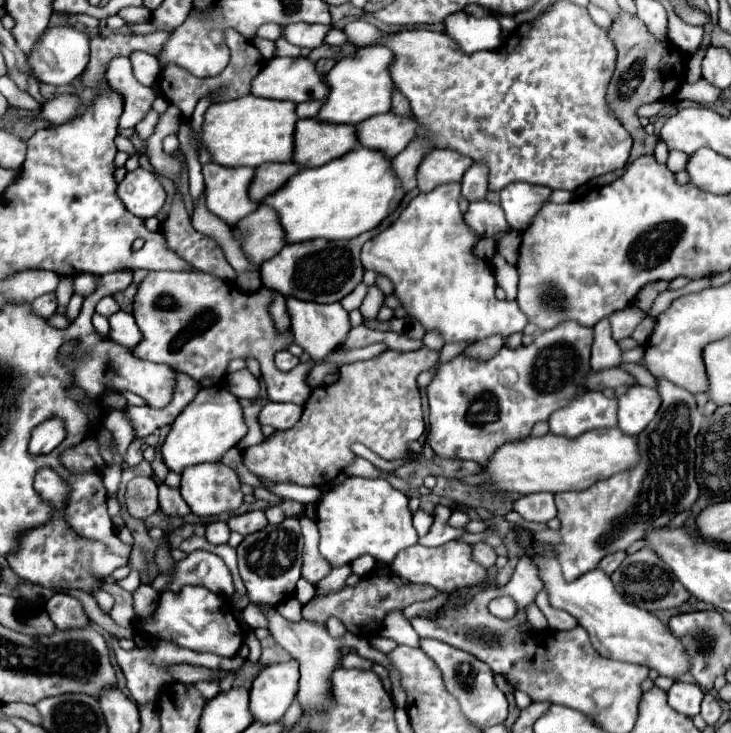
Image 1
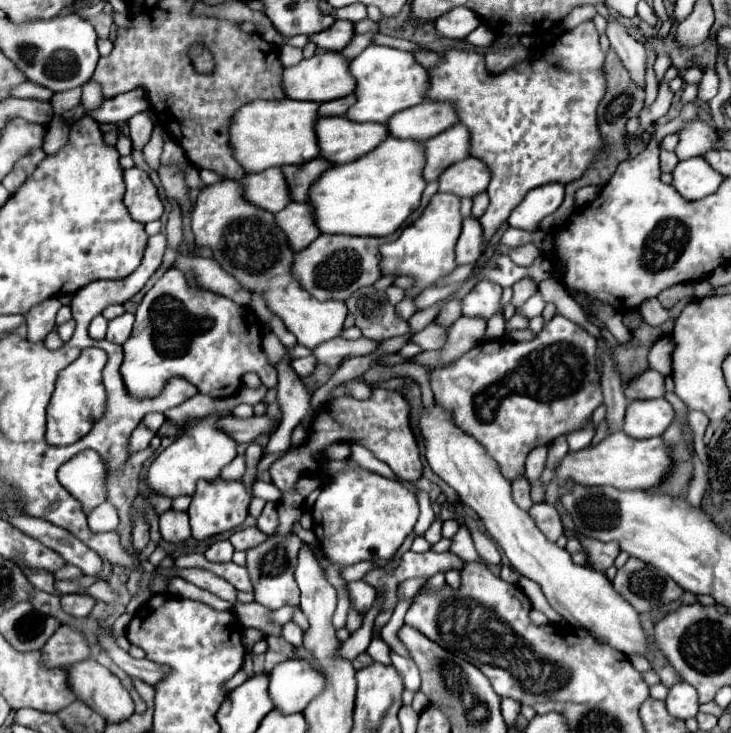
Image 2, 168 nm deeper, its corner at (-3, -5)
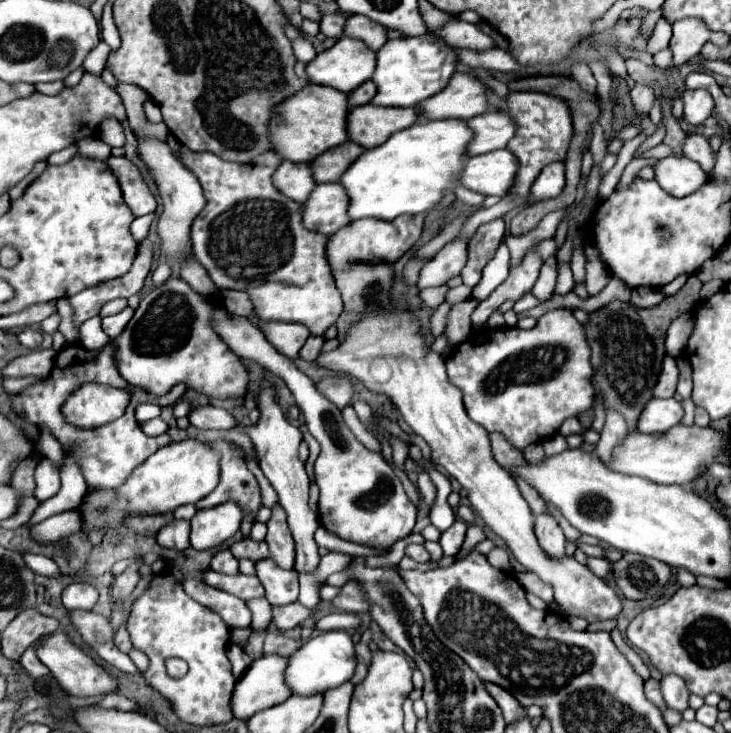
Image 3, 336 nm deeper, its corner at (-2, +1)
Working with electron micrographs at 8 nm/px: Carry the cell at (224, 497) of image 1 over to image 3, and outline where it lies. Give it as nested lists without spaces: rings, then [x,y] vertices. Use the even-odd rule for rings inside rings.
[[[234,501],[198,511],[192,519],[190,545],[198,551],[222,545],[240,529],[240,517],[240,509],[238,505],[234,505]]]

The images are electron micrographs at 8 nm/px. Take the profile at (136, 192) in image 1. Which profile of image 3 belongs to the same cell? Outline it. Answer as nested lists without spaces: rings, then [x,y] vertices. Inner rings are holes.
[[[108,157],[106,165],[112,171],[112,175],[116,175],[124,201],[136,217],[156,211],[156,199],[132,161],[128,161],[126,157]]]

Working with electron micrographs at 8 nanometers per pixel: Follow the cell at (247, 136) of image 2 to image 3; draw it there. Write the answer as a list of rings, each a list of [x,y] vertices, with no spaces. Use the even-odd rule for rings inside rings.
[[[308,83],[298,95],[288,97],[284,105],[274,109],[272,117],[272,151],[282,153],[284,159],[310,163],[324,151],[348,141],[346,117],[350,113],[348,95],[328,85]]]

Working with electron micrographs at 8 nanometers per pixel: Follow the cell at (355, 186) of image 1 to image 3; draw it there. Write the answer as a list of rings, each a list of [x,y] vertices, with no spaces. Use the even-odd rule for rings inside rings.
[[[440,119],[414,123],[412,127],[394,133],[378,149],[368,149],[340,179],[350,197],[350,217],[354,221],[362,217],[390,221],[398,215],[430,211],[440,203],[446,191],[454,191],[454,187],[458,187],[472,137],[474,133],[466,121]]]

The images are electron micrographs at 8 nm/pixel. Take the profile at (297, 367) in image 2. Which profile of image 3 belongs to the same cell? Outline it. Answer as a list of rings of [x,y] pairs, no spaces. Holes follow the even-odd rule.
[[[396,307],[382,311],[380,315],[350,325],[338,347],[318,357],[318,365],[338,375],[354,377],[372,393],[382,393],[392,401],[410,429],[424,437],[432,447],[434,461],[468,491],[468,499],[484,523],[506,541],[514,557],[528,571],[534,571],[540,579],[552,583],[554,599],[560,603],[566,617],[583,617],[589,623],[616,619],[622,603],[610,585],[572,557],[550,561],[550,557],[542,553],[534,537],[534,515],[520,495],[516,481],[496,463],[486,429],[468,417],[462,403],[462,391],[448,381],[442,355],[426,345],[420,329],[422,323],[406,309]]]

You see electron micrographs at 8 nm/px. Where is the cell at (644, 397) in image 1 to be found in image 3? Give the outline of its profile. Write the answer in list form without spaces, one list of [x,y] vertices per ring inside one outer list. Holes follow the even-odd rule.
[[[650,399],[642,417],[638,419],[640,433],[666,433],[674,425],[678,425],[684,417],[684,409],[676,399]]]

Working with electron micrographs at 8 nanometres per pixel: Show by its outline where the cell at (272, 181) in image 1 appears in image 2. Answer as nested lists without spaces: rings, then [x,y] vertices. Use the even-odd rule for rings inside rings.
[[[313,159],[307,161],[303,165],[285,165],[281,167],[287,187],[289,187],[289,195],[291,201],[295,203],[305,203],[307,201],[307,191],[311,187],[311,183],[319,177],[319,173],[323,173],[331,163],[327,163],[325,159]]]

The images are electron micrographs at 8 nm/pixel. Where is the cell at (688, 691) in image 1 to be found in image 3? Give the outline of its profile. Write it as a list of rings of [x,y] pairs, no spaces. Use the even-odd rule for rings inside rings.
[[[666,675],[660,679],[660,689],[664,695],[664,701],[668,707],[676,711],[684,711],[688,707],[688,695],[690,691],[686,689],[686,681],[678,675]]]

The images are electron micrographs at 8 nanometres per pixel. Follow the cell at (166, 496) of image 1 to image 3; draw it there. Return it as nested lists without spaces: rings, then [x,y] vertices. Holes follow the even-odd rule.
[[[172,521],[156,535],[156,541],[158,541],[158,545],[162,545],[166,549],[184,551],[190,547],[188,537],[190,537],[190,523],[188,521]]]

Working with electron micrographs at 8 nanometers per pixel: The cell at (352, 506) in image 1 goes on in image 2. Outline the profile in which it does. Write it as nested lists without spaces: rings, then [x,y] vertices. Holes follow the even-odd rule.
[[[347,467],[345,471],[337,473],[331,479],[331,483],[321,491],[321,495],[317,497],[317,501],[311,509],[311,515],[313,515],[313,533],[319,539],[323,555],[331,563],[331,567],[327,567],[327,571],[325,571],[325,577],[337,589],[337,609],[333,615],[333,627],[341,629],[341,627],[345,627],[345,619],[347,619],[347,611],[349,611],[347,581],[341,577],[341,569],[355,565],[359,561],[375,561],[375,559],[389,561],[395,555],[395,551],[403,545],[407,535],[413,531],[413,525],[419,517],[419,505],[417,505],[415,495],[401,483],[385,479],[385,477],[369,473],[369,471],[363,471],[363,469],[357,469],[357,467]]]

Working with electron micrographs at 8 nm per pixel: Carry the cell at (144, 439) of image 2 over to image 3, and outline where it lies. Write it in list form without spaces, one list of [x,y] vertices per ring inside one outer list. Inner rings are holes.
[[[140,403],[136,407],[136,421],[142,423],[142,421],[148,421],[148,419],[154,419],[160,415],[160,407],[154,405],[154,403]]]

